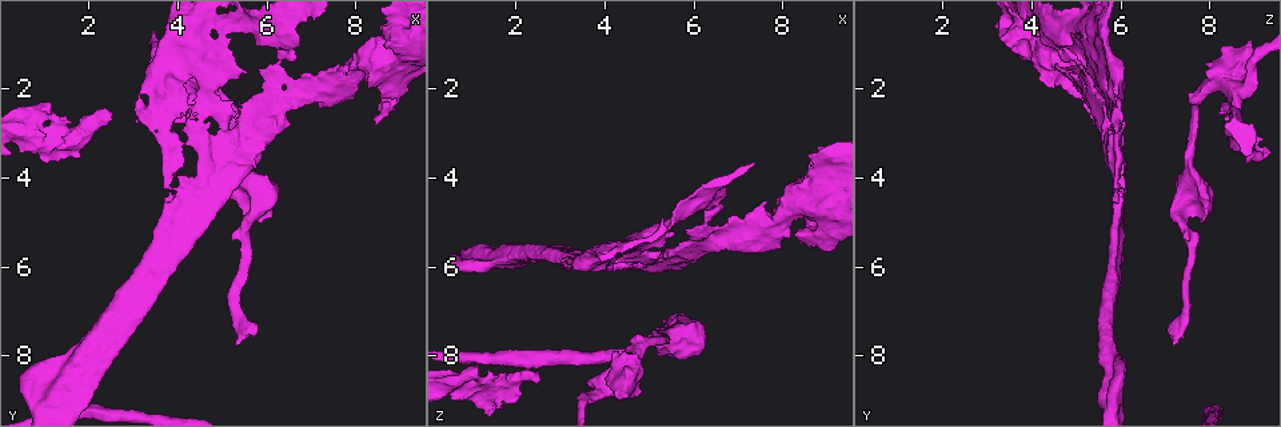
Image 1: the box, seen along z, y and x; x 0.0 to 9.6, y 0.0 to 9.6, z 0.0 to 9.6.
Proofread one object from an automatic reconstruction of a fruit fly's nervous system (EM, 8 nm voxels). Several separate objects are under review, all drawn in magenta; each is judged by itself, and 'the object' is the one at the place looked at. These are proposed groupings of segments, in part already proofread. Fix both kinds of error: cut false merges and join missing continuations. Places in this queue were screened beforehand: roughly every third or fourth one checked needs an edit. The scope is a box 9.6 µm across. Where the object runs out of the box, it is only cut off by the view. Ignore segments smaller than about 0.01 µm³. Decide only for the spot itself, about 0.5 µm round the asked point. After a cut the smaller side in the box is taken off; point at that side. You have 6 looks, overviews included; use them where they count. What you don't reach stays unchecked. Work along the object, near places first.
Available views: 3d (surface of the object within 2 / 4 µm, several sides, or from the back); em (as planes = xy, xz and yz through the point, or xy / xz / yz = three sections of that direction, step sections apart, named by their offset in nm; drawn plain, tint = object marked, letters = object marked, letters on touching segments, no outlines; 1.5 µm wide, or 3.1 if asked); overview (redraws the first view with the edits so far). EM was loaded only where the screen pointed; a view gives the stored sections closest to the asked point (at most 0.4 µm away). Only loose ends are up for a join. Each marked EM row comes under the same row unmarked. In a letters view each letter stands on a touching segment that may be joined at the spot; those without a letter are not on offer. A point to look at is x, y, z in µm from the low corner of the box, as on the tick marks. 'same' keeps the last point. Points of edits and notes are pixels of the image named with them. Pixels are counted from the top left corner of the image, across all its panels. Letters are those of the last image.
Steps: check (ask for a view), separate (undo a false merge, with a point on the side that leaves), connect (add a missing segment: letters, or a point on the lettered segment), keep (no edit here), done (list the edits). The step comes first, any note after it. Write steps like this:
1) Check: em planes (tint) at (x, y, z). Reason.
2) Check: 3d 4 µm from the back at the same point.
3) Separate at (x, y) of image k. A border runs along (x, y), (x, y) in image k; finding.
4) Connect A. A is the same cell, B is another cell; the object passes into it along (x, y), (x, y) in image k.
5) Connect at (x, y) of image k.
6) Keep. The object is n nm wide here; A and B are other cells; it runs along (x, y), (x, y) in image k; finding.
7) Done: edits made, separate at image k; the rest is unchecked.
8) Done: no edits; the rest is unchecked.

Check: 3d 4 µm at (4.30, 1.90, 8.55). Looks like a crossing.

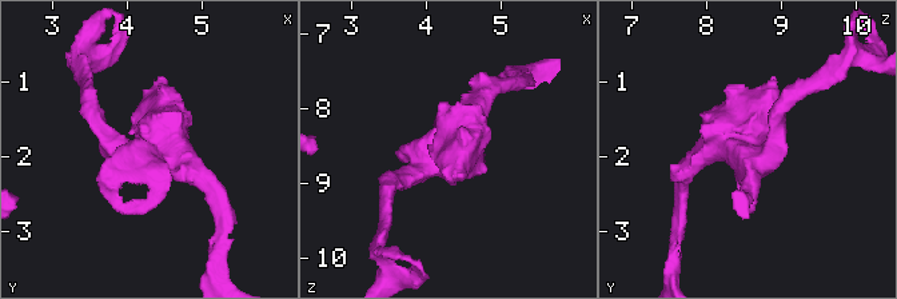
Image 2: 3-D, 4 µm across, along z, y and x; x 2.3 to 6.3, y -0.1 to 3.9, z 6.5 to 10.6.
Check: em planes (letters) at (4.40, 1.90, 8.50). Shape alone is not enough.

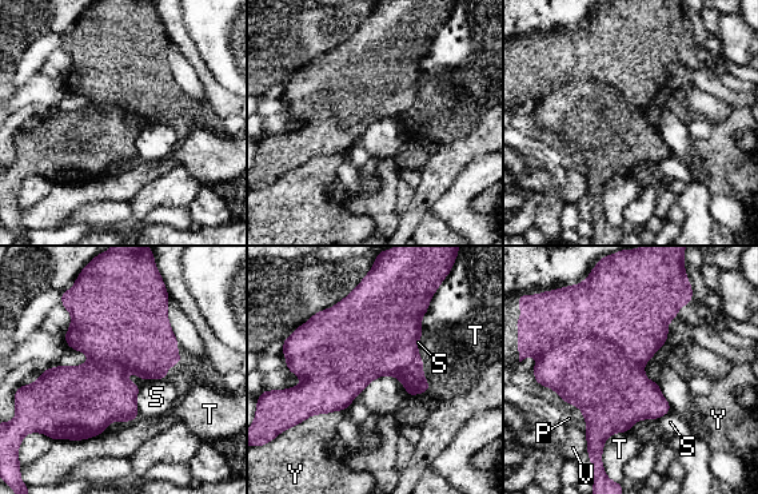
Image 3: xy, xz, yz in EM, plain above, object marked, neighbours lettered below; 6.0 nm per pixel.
Keep. The object is 550 nm wide here; P, S, T, V and Y are other cells; a border runs along (142, 386), (136, 395), (136, 417) in image 3; all the same neuron.

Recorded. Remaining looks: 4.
Check: 3d 2 µm at (6.50, 2.30, 5.35). Thick turns thin.

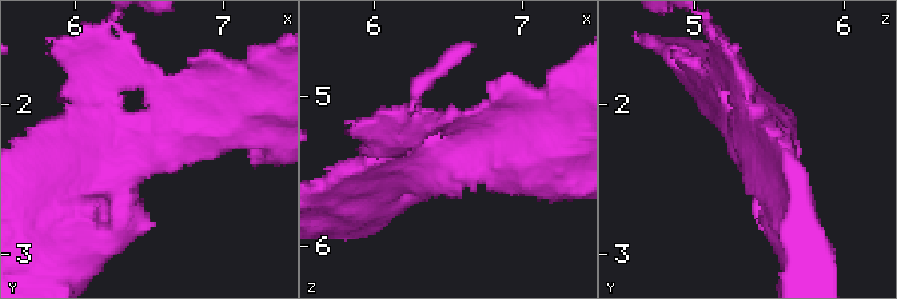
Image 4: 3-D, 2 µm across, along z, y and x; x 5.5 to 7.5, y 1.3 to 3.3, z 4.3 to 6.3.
Check: em planes (letters) at (6.48, 2.32, 5.40).

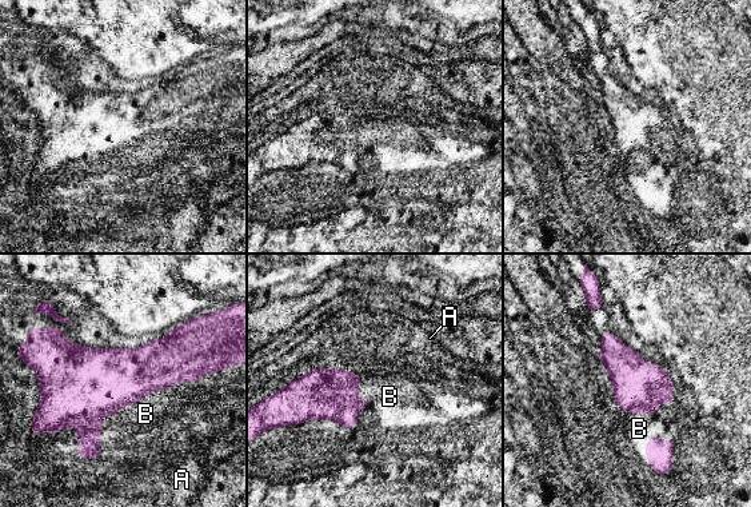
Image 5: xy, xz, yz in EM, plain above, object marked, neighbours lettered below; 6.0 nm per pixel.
Keep. A and B are other cells; a border runs along (184, 380), (104, 415), (96, 458) in image 5; all the same neuron.

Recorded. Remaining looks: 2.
Check: 3d 4 µm at (5.25, 7.80, 7.25).

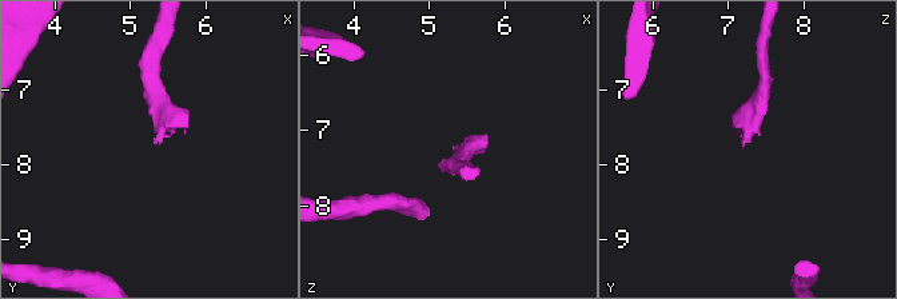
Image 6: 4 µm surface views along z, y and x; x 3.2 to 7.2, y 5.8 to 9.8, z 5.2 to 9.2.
Check: em planes (letters) at (5.30, 7.80, 7.25).

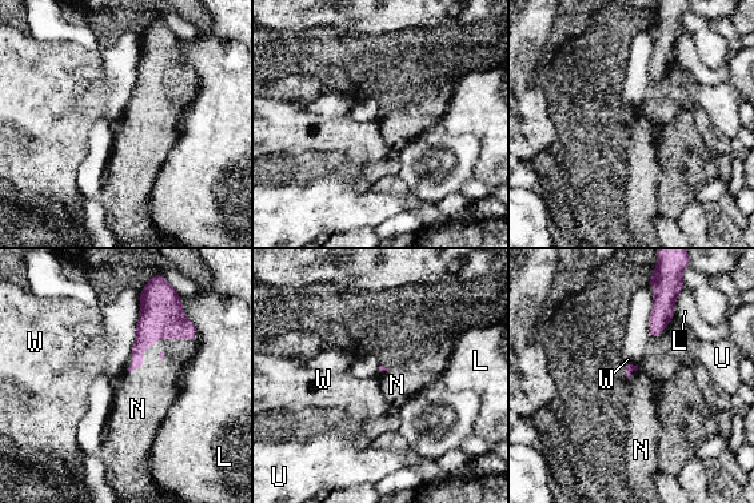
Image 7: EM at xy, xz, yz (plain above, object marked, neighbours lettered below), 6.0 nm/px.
Connect N. N is the same cell, L, U and W are other cells; the object passes into it along (154, 323), (142, 362), (139, 400) in image 7; the neuron continues.

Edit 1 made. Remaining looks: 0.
Done: edits made, connect at image 7; the rest is unchecked.

